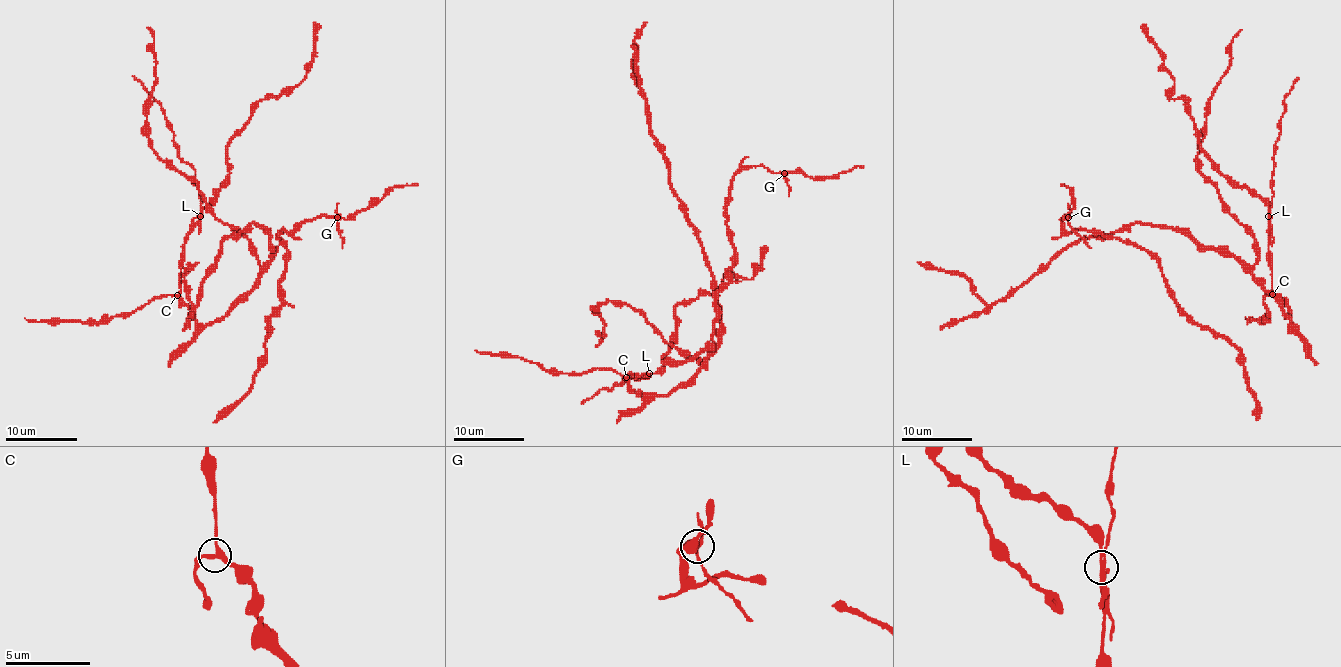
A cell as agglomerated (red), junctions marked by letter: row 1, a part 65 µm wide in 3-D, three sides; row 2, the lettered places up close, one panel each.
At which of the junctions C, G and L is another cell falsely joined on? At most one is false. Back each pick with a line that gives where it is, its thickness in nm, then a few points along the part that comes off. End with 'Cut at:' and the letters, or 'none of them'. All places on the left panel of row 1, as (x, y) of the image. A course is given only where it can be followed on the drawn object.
G: at (337, 217); 200 nm thick; foreign part runs (337, 218), (342, 248)
Cut at: G

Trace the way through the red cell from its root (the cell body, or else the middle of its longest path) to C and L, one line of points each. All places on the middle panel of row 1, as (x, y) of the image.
C: (693, 377), (668, 395), (640, 395), (626, 377)
L: (693, 377), (668, 395), (638, 395), (627, 379), (633, 373), (649, 373)

